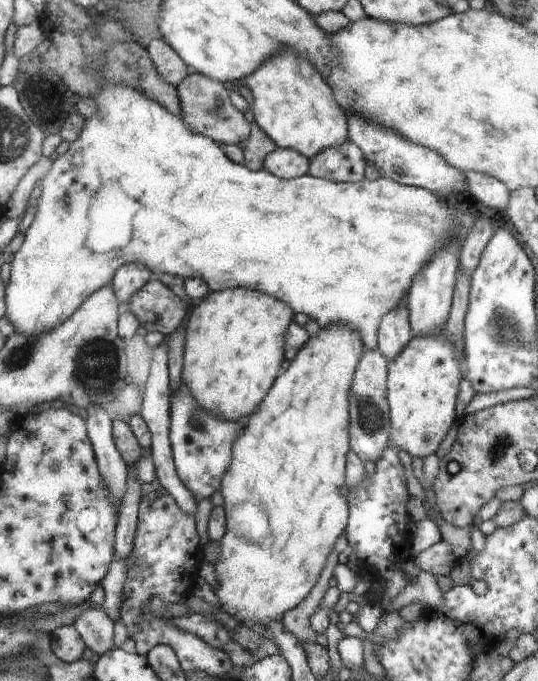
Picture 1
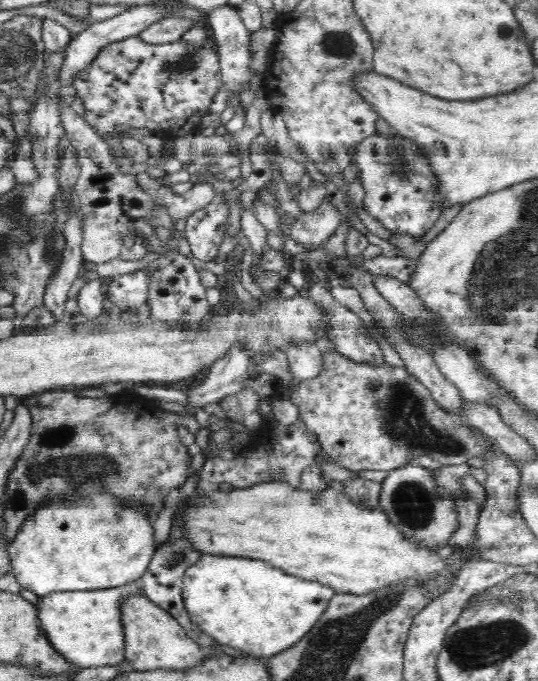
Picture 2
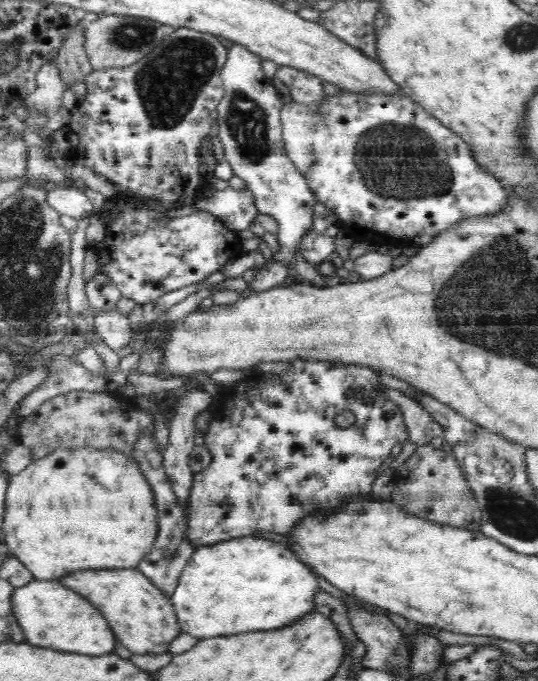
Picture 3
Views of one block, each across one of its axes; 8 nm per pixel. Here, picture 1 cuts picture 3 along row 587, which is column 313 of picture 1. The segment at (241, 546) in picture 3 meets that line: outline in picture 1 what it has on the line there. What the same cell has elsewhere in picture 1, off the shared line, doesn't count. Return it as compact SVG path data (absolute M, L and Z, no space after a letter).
M106 84L96 94L94 102L96 106L88 112L90 118L86 116L84 130L70 144L68 151L56 158L49 173L44 177L44 194L40 200L38 216L26 233L26 242L15 254L8 271L9 316L7 318L14 324L18 334L42 336L44 332L52 332L54 328L64 324L90 294L94 294L102 286L111 284L118 268L126 267L126 264L140 263L146 264L146 268L150 268L152 273L160 272L162 276L180 276L184 279L198 276L214 292L226 290L226 288L250 288L250 290L264 292L268 296L276 296L278 300L284 300L286 304L290 304L295 314L302 312L308 318L315 320L322 330L334 328L334 326L349 328L358 332L365 351L379 352L377 339L385 316L396 311L405 302L413 280L433 263L434 256L438 256L442 248L450 248L450 244L458 242L462 250L466 236L473 230L474 224L478 224L476 212L472 214L472 210L469 209L450 208L445 199L430 192L429 189L398 184L390 177L380 177L372 181L364 178L358 182L338 183L310 175L286 180L274 176L266 169L251 170L246 165L232 162L220 149L217 141L190 130L189 124L186 124L181 116L174 115L169 109L158 104L158 101L150 100L144 92L130 88L127 84Z

